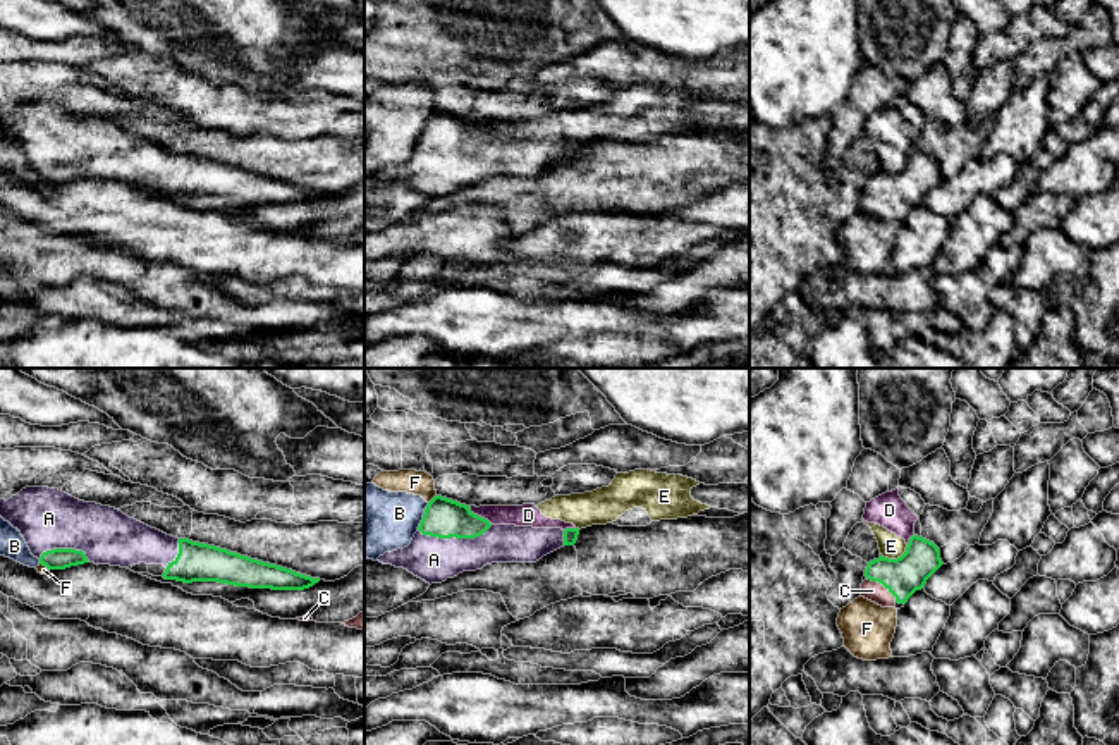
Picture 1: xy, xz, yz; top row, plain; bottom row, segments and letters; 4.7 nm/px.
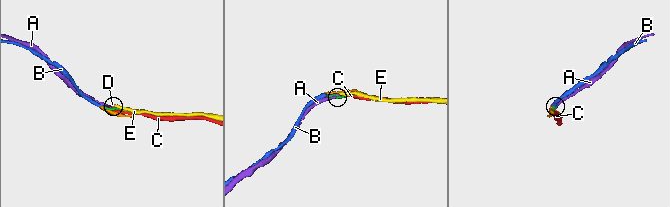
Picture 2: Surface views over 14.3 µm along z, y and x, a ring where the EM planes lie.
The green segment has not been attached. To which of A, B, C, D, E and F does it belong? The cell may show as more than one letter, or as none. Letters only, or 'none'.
A, C

